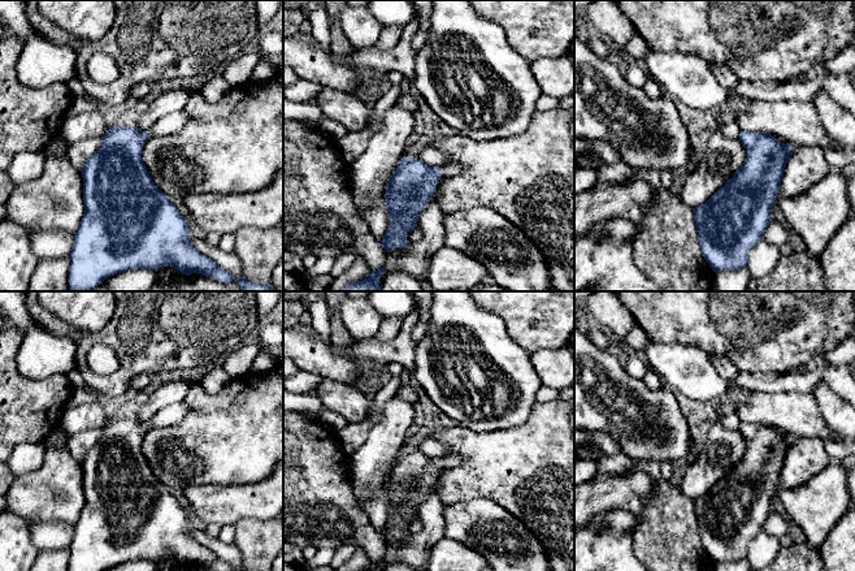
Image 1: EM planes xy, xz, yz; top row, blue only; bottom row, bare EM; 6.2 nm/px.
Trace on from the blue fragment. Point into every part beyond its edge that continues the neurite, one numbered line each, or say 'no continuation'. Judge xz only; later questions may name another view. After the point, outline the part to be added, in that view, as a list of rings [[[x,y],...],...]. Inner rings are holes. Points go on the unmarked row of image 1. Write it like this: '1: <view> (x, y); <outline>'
1: xz (448, 461); [[[446,455],[438,459],[442,464],[442,468],[456,467],[463,462],[461,457],[459,455]]]

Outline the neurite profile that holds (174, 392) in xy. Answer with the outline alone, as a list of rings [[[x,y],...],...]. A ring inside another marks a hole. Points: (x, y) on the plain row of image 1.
[[[172,381],[155,388],[146,403],[139,408],[136,419],[149,421],[161,408],[185,401],[190,382]]]

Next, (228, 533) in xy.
[[[234,525],[222,527],[218,538],[225,544],[234,544],[235,527]]]

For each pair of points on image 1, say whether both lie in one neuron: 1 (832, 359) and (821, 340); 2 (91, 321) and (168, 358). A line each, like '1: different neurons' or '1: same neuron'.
1: different neurons
2: different neurons

